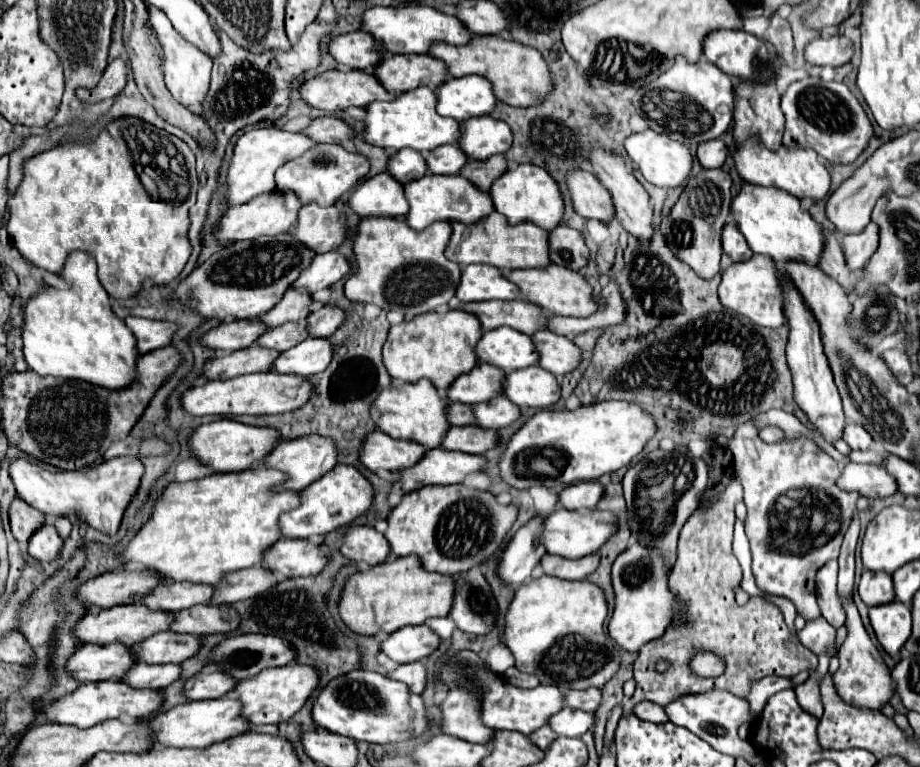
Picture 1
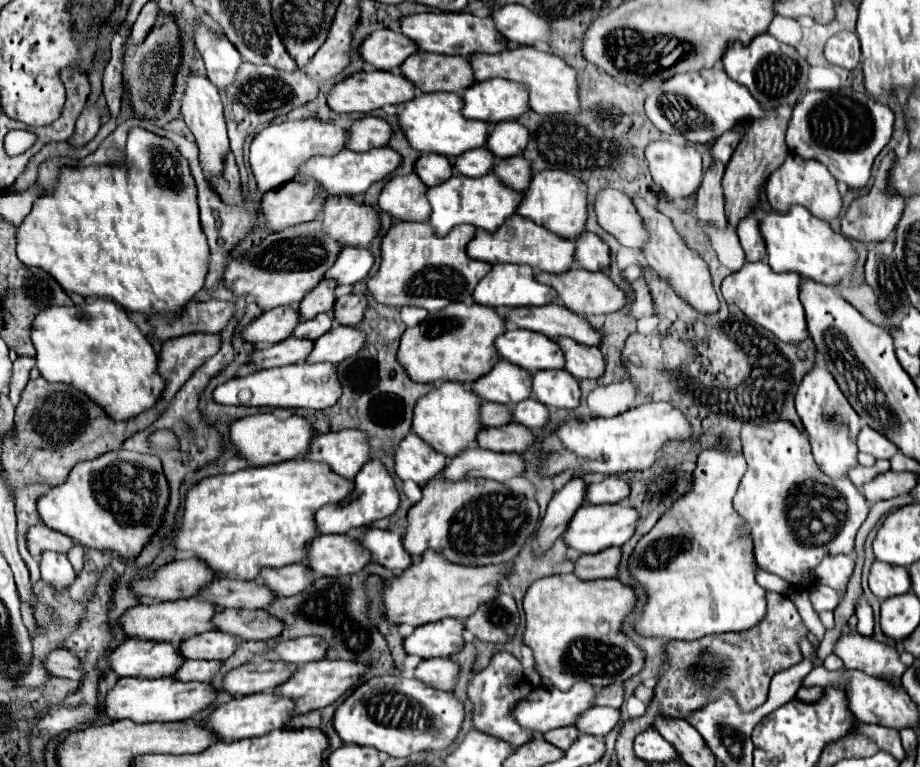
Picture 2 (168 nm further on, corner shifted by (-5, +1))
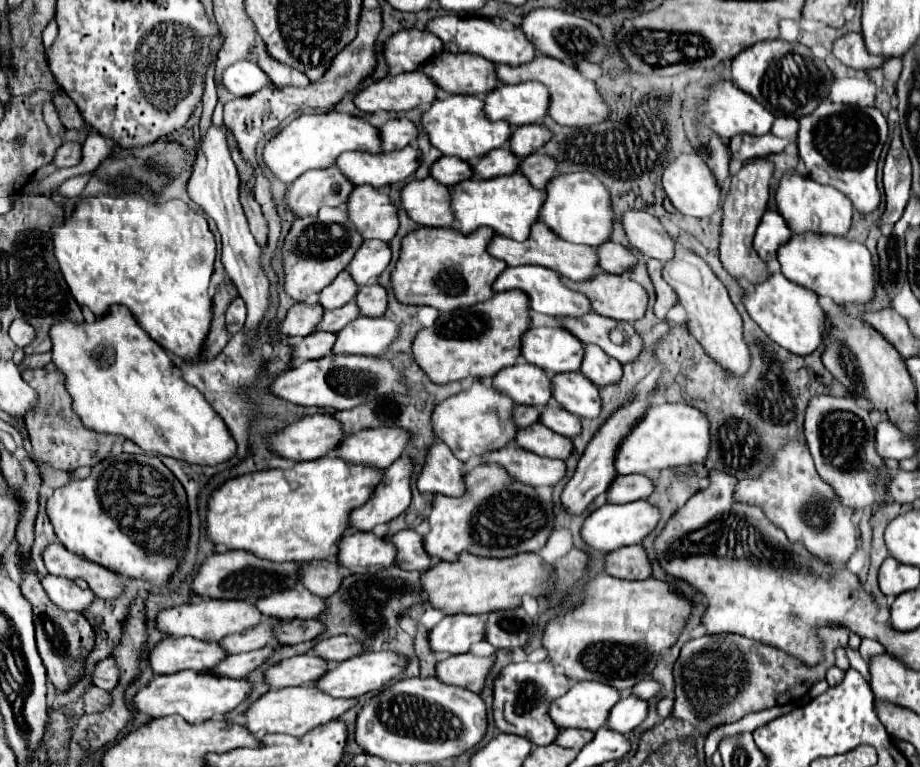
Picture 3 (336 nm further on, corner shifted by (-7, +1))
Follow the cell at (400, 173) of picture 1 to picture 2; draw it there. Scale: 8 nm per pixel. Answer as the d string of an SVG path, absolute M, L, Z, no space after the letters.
M423 154L415 162L415 174L427 184L435 186L441 184L443 180L449 180L453 176L453 164L445 156L435 156L435 154Z

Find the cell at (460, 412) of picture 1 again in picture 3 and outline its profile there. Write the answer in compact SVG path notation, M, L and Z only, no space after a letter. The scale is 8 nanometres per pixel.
M517 406L513 410L513 420L519 428L527 426L527 424L533 424L533 422L539 422L539 410L537 408L531 408L531 406Z

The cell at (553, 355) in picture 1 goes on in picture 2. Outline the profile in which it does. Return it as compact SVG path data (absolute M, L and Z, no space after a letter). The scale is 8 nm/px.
M557 338L555 340L565 352L565 370L571 372L577 380L583 378L599 378L605 372L605 358L601 358L601 350L595 346L585 346L575 342L573 338Z

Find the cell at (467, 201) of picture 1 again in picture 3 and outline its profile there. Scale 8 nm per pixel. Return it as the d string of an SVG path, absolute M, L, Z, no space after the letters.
M521 172L489 180L469 178L451 188L451 210L461 234L469 234L479 226L489 226L497 234L521 242L529 236L529 228L537 220L543 202L545 202L545 192L533 188L529 180L521 176Z

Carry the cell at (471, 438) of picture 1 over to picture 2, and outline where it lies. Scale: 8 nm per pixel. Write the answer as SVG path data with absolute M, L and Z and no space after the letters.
M507 424L499 428L485 428L477 436L477 444L481 448L493 450L493 452L525 452L535 444L535 434L525 428L523 424Z

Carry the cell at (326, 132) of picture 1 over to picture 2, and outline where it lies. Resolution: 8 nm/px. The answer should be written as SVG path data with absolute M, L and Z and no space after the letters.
M365 116L353 122L353 126L347 132L349 132L347 148L353 152L365 152L371 148L387 146L393 136L389 122L383 118L373 118L373 116Z

